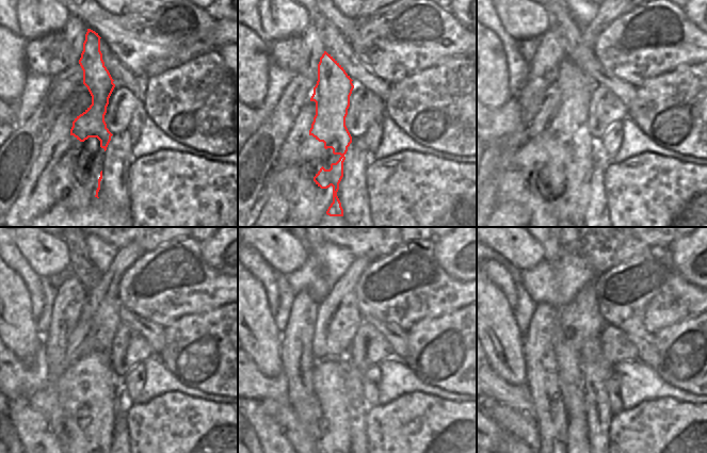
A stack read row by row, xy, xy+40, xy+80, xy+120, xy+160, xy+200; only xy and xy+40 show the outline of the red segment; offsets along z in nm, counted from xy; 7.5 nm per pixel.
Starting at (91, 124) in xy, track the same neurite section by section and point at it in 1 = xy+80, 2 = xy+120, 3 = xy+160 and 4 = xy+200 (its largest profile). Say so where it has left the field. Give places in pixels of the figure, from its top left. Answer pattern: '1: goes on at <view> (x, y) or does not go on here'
1: goes on at xy+80 (568, 193)
2: goes on at xy+120 (86, 439)
3: goes on at xy+160 (327, 443)
4: goes on at xy+200 (578, 443)

